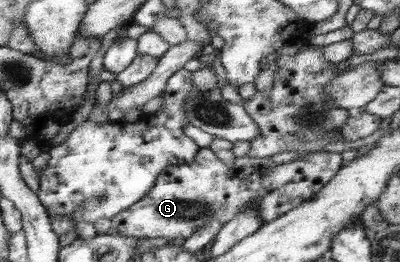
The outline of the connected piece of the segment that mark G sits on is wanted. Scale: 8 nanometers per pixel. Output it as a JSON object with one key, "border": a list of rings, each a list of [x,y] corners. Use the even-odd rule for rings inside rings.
{"border":[[[202,147],[191,164],[166,166],[149,194],[134,206],[119,212],[112,219],[112,227],[117,228],[117,232],[123,236],[168,240],[188,238],[211,219],[227,224],[243,207],[247,207],[247,203],[257,207],[262,222],[266,224],[313,199],[338,174],[343,164],[339,152],[313,151],[289,163],[274,164],[262,172],[240,176],[234,170],[229,173],[227,164],[223,164],[215,152],[209,147]]]}

